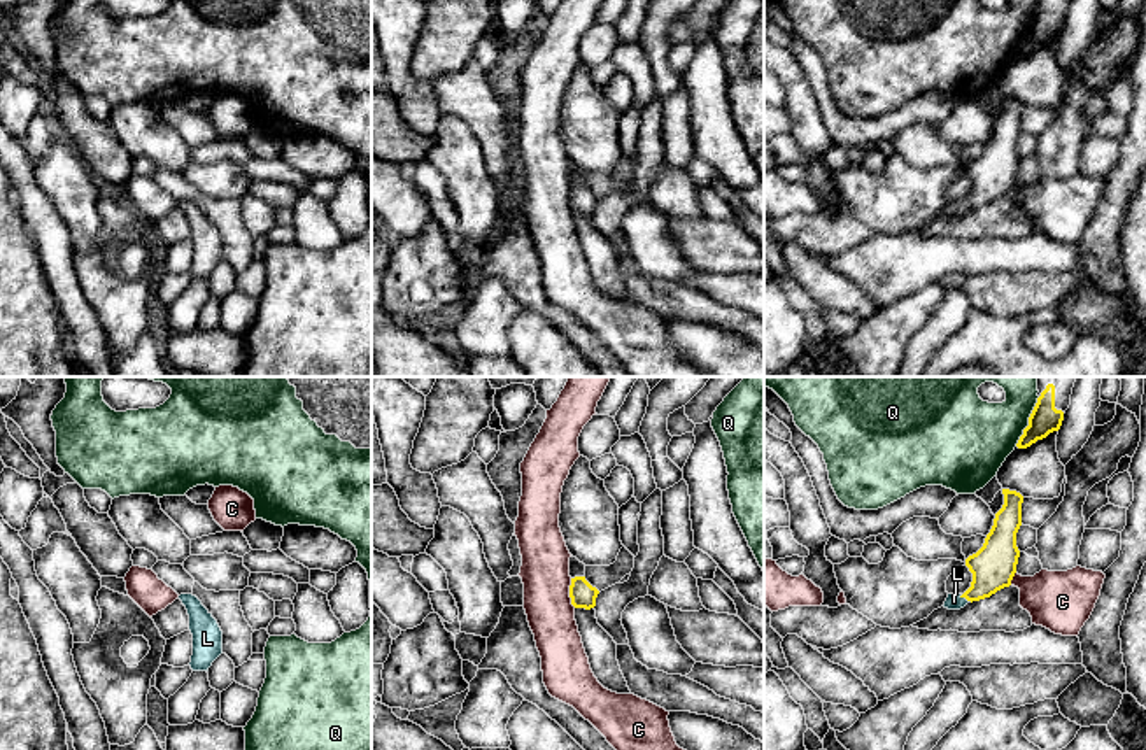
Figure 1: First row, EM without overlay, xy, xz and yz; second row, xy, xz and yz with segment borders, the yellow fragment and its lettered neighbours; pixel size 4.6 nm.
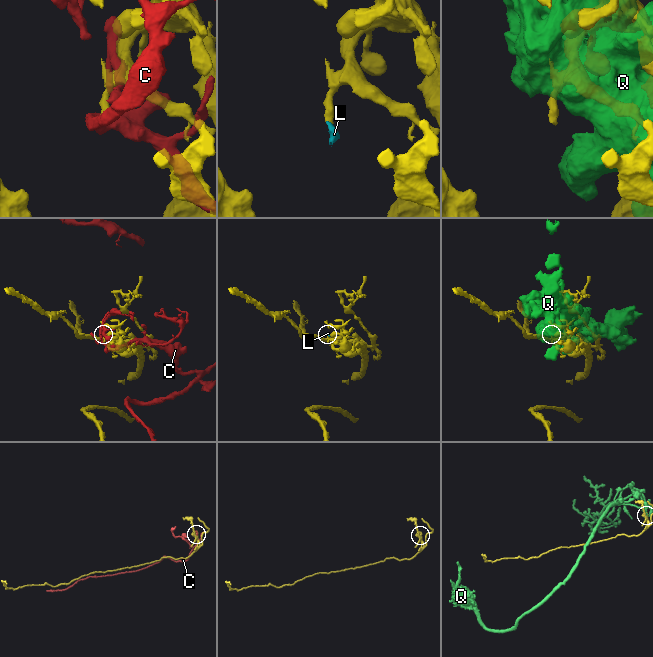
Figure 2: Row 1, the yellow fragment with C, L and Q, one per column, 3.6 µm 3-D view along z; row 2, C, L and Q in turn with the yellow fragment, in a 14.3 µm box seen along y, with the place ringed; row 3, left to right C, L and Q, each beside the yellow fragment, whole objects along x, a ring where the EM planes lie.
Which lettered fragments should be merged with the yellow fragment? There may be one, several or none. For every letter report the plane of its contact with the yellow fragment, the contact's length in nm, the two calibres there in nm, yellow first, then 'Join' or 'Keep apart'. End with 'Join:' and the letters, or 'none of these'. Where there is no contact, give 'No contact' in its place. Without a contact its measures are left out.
C: Touches yellow in xz. Shared border 140 nm. Thickness 120 nm (yellow) against 220 nm. Keep apart
L: Touches yellow in yz. Shared border 50 nm. Thickness 200 nm (yellow) against 80 nm. Join
Q: Touches yellow in yz. Shared border 260 nm. Thickness 140 nm (yellow) against 320 nm. Keep apart
Join: L

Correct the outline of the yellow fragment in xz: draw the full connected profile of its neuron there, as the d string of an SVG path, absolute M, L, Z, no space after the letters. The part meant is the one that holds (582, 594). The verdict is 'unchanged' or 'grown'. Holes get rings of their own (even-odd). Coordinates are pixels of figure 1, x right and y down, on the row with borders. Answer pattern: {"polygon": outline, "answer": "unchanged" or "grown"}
{"polygon": "M585 577L571 578L569 598L571 598L571 605L575 608L585 608L585 610L594 608L598 594L599 594L599 591L596 587L592 587L585 580Z", "answer": "unchanged"}

